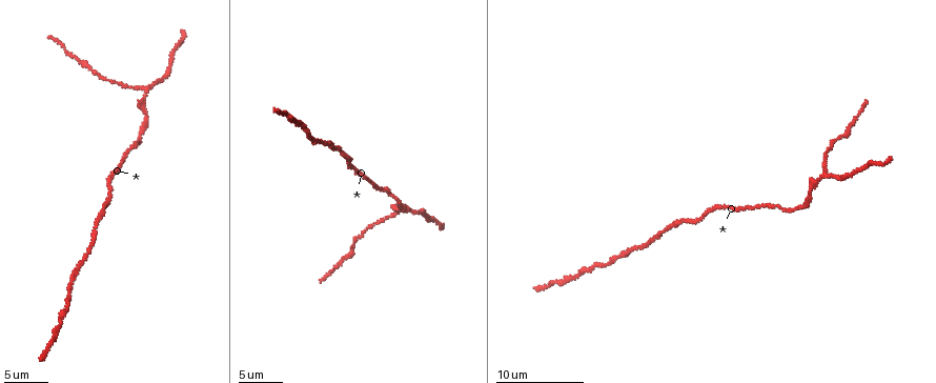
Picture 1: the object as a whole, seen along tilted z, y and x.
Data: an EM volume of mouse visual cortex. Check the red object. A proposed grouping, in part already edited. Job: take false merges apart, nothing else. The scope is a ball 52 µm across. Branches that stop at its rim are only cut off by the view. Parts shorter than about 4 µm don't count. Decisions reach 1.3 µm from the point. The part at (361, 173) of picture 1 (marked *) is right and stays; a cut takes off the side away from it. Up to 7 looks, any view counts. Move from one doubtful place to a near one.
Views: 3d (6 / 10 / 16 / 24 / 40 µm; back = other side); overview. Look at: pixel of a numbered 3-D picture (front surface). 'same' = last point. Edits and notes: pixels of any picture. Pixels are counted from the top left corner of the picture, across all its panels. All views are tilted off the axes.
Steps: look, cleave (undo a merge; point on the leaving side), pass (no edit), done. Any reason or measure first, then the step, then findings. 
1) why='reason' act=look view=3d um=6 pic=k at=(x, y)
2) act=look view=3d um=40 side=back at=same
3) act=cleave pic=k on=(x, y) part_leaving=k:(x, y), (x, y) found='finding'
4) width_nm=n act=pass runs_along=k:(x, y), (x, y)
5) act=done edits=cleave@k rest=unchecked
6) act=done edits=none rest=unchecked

why='calibre changes' act=look view=3d um=10 pic=1 at=(799, 209)

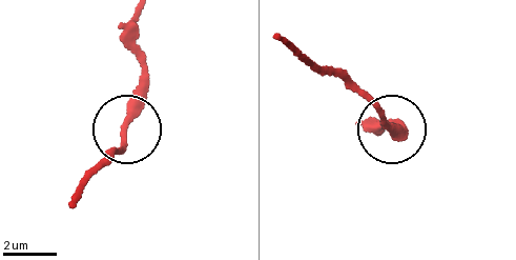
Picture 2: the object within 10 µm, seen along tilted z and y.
why='other side' act=look view=3d um=10 side=back pic=2 at=(124, 124)

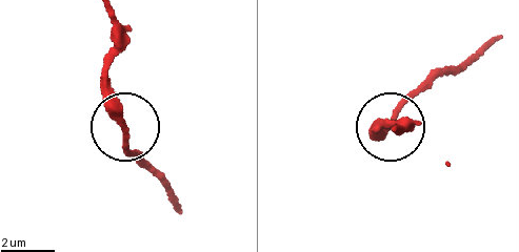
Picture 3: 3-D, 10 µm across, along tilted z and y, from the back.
act=pass found='one neuron here'

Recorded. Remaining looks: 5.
why='sudden change in width' act=look view=3d um=10 pic=1 at=(839, 139)

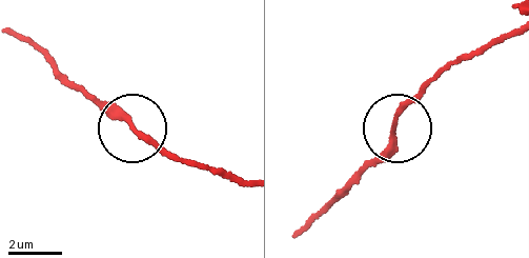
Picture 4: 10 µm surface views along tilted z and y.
act=pass runs_along=4:(507, 35), (458, 59), (406, 106), (386, 156), (358, 184) found='one neuron here'

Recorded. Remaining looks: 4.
why='a fork' act=look view=3d um=16 pic=1 at=(824, 176)

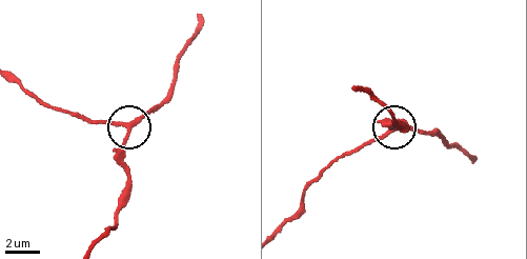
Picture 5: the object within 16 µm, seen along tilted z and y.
width_nm=220 act=pass runs_along=5:(98, 241), (113, 225), (125, 180), (127, 133), (157, 112) found='continuous, no second neuron'

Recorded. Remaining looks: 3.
why='calibre changes' act=look view=3d um=10 pic=1 at=(79, 263)

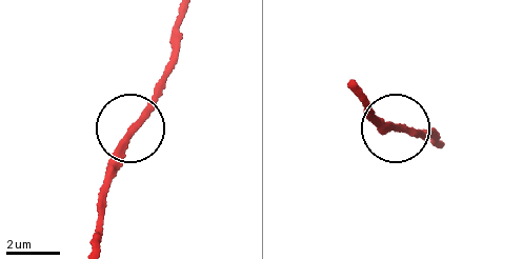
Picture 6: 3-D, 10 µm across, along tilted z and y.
act=pass runs_along=6:(183, 19), (174, 55), (129, 131), (111, 186) found='one neuron here'

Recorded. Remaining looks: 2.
act=done edits=none rest=unchecked

